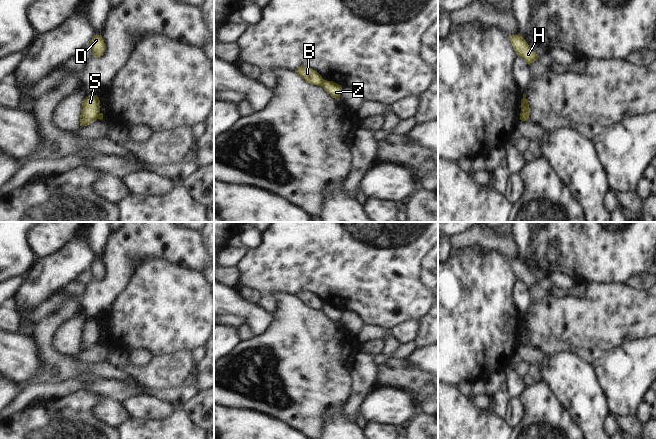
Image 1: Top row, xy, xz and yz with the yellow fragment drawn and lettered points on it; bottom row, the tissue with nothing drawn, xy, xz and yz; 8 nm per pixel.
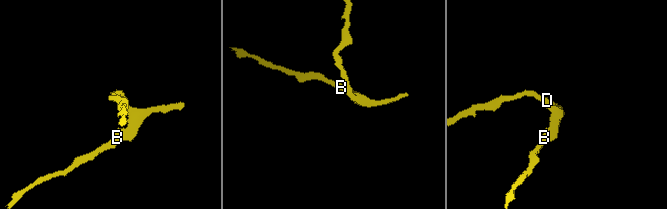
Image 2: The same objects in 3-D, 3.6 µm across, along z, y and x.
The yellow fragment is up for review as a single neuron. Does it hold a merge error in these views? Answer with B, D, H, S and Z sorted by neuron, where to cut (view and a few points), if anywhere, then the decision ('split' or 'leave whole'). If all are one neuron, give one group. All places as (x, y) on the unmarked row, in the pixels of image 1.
groups B S / D H Z; cut xz (324, 304), (321, 309); split

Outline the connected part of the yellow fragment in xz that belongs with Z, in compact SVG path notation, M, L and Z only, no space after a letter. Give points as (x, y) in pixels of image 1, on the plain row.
M324 304L322 311L325 313L325 315L330 318L333 322L340 324L341 314L342 310L333 306L333 305L327 305Z

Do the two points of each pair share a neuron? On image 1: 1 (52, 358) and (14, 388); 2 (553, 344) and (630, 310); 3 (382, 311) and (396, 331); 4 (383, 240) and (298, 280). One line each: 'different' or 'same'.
1: different
2: same
3: different
4: same

